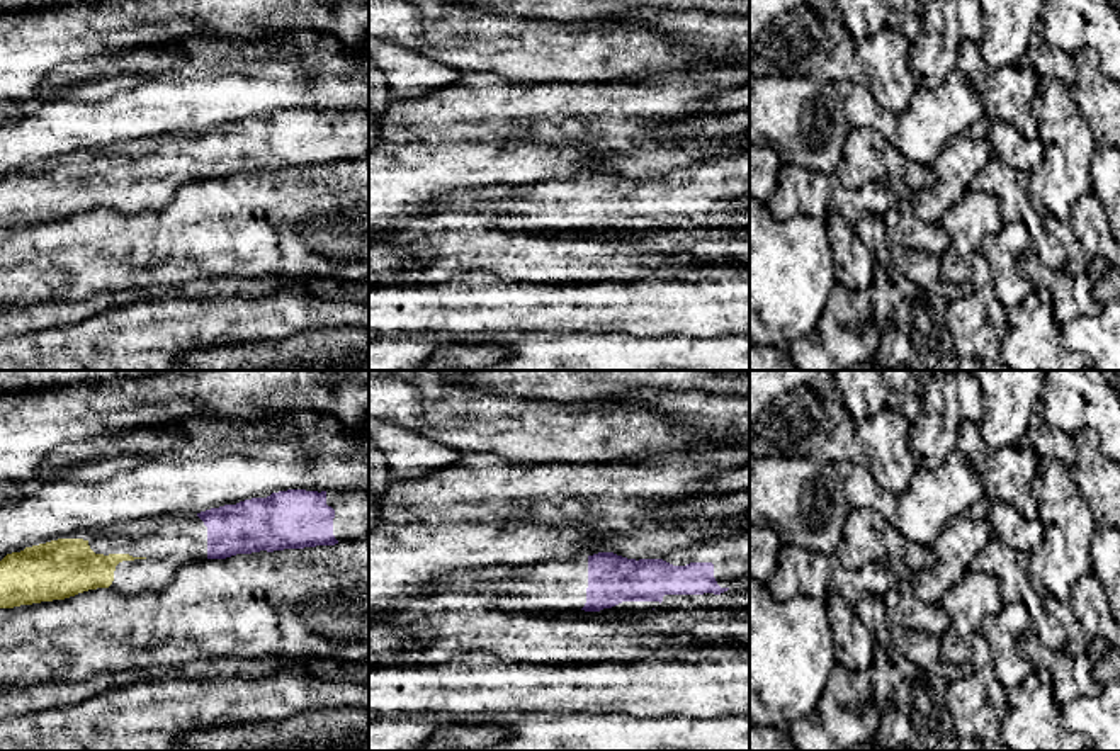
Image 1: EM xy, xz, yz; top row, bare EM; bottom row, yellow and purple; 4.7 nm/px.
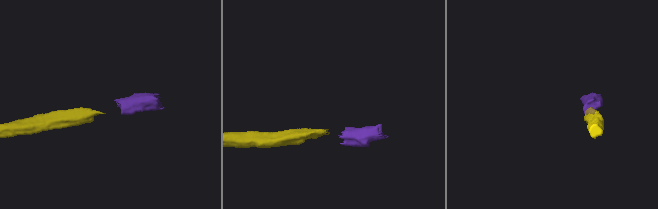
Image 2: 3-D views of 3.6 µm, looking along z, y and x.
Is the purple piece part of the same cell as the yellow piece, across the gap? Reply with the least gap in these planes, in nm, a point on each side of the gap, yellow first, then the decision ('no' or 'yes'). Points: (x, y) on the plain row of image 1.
300 nm | xy (145, 177), (208, 177) | yes

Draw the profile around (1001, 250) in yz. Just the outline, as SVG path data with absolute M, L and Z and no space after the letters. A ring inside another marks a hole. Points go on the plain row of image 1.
M1021 219L1004 223L996 234L986 236L981 243L979 251L987 260L994 277L994 292L1006 311L1033 291L1032 282L1018 267L1018 257L1028 250L1032 250L1032 238Z

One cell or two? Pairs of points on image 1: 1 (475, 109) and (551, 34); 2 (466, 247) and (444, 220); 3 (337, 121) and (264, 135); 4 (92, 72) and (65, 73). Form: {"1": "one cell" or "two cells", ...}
{"1": "two cells", "2": "one cell", "3": "one cell", "4": "one cell"}

